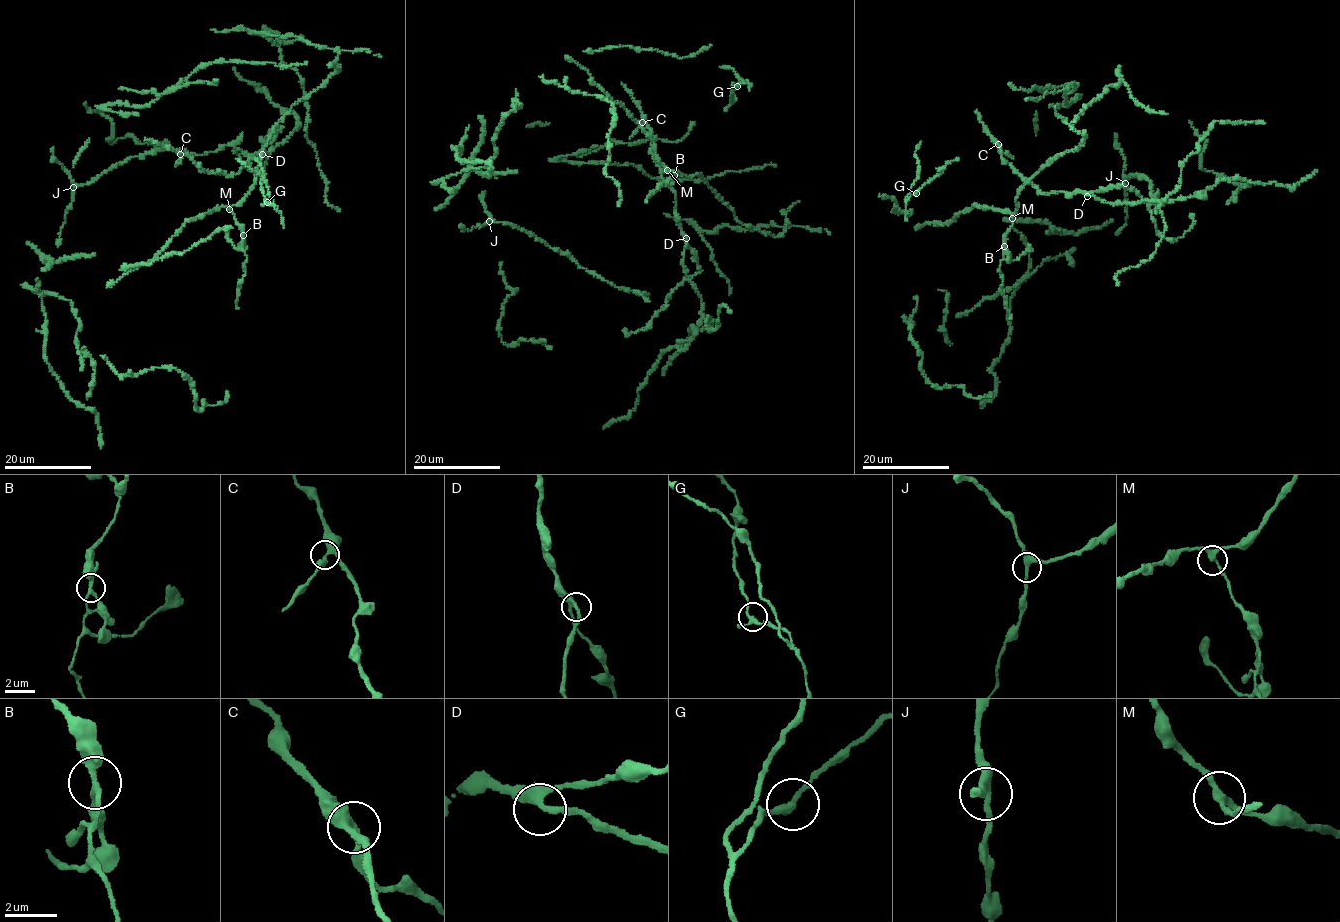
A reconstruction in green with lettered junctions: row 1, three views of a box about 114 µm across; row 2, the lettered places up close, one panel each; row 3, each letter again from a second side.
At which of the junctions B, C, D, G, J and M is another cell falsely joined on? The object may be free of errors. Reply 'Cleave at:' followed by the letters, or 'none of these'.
Cleave at: B

